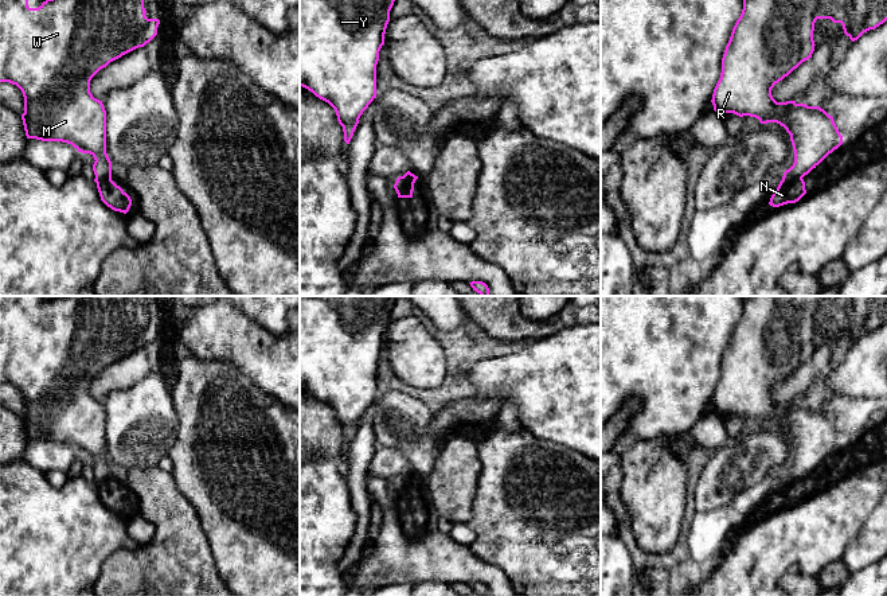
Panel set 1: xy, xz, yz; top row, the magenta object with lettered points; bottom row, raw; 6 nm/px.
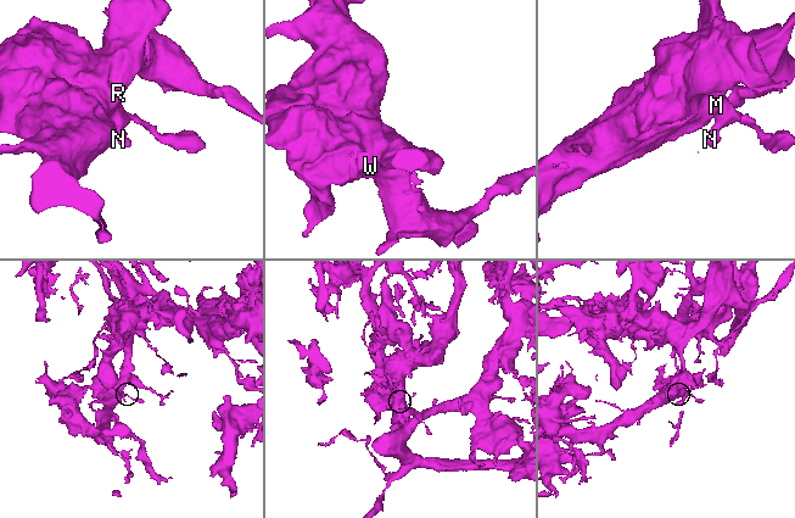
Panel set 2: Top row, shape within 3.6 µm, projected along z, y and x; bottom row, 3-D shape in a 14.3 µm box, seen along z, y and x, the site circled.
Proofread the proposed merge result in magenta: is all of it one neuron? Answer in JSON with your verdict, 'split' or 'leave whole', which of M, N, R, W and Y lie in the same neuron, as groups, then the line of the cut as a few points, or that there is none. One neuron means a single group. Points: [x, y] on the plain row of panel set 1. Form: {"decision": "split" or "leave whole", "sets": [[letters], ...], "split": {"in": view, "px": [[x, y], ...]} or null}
{"decision": "split", "sets": [["M", "R", "W", "Y"], ["N"]], "split": {"in": "yz", "px": [[801, 479], [793, 483], [782, 482]]}}

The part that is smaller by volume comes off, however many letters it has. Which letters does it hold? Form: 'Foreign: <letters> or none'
Foreign: N

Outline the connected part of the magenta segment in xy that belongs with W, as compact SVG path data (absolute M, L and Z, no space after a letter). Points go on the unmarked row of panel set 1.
M0 296L0 383L16 386L24 398L24 414L22 416L27 440L42 443L62 443L71 445L78 453L90 455L94 459L93 472L94 483L99 484L103 480L112 482L112 463L106 455L106 412L102 402L93 398L90 394L91 379L110 363L122 357L144 348L157 336L159 320L148 320L145 318L144 296L62 296L47 300L38 309L28 308L28 296Z

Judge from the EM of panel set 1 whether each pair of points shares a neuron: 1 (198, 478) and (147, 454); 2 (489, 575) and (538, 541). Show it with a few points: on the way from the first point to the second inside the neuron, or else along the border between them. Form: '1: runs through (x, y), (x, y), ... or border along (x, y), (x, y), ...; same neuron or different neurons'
1: border along (179, 424), (176, 440), (167, 454); different neurons
2: border along (472, 550), (489, 564), (496, 565), (511, 581); different neurons

